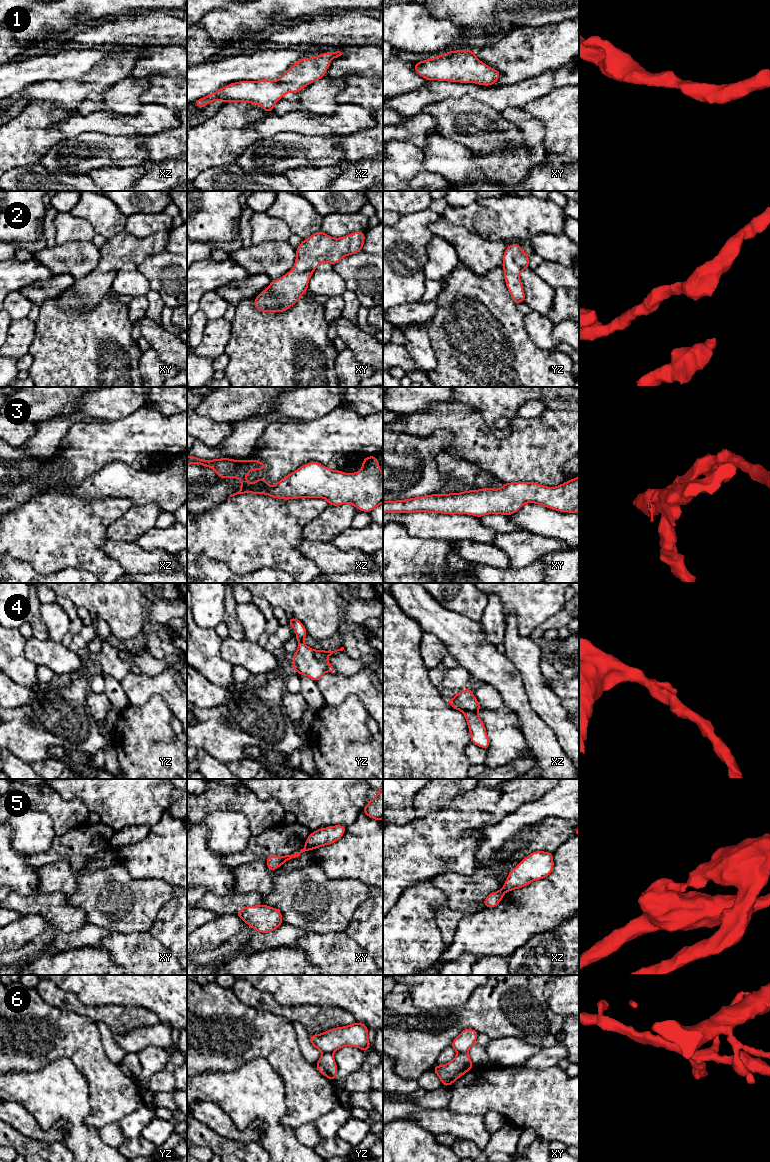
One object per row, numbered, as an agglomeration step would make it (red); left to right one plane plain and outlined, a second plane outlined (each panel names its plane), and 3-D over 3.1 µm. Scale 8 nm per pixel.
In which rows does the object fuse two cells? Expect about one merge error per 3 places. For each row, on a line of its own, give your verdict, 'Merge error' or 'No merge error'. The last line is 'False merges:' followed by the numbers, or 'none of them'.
1: No merge error
2: No merge error
3: No merge error
4: No merge error
5: Merge error
6: Merge error
False merges: 5, 6

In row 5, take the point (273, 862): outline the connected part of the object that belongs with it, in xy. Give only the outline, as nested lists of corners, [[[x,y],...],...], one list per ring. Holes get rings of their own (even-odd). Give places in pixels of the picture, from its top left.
[[[304,846],[303,849],[300,851],[297,851],[291,855],[283,855],[283,856],[277,856],[277,855],[271,855],[266,859],[266,864],[269,870],[275,871],[278,867],[282,866],[286,861],[300,858],[303,852],[308,851],[307,847]]]

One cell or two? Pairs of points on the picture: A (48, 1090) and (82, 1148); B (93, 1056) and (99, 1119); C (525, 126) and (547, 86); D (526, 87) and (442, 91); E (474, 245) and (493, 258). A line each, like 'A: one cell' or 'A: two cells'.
A: one cell
B: one cell
C: two cells
D: one cell
E: one cell

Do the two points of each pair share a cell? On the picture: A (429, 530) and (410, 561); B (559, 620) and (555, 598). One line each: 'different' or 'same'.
A: different
B: different

